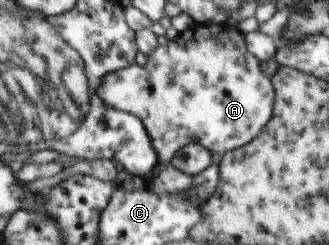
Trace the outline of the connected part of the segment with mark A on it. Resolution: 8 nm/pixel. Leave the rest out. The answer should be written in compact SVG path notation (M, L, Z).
M228 23L196 25L189 28L186 34L182 34L182 36L186 38L185 42L178 37L166 45L156 47L156 50L153 50L147 56L148 62L144 66L138 62L134 62L130 67L123 68L122 71L115 71L112 72L112 74L108 74L106 78L103 79L103 84L98 90L99 95L105 100L106 104L110 104L113 109L132 113L140 117L140 120L144 121L153 143L155 144L159 162L163 165L170 164L184 147L192 143L200 143L206 148L209 148L214 154L226 155L227 152L235 151L237 148L251 143L263 131L263 128L270 122L275 110L276 89L272 82L272 78L266 78L266 76L264 76L264 72L262 72L262 68L260 68L261 61L248 50L246 37L241 34L237 26L232 26Z

